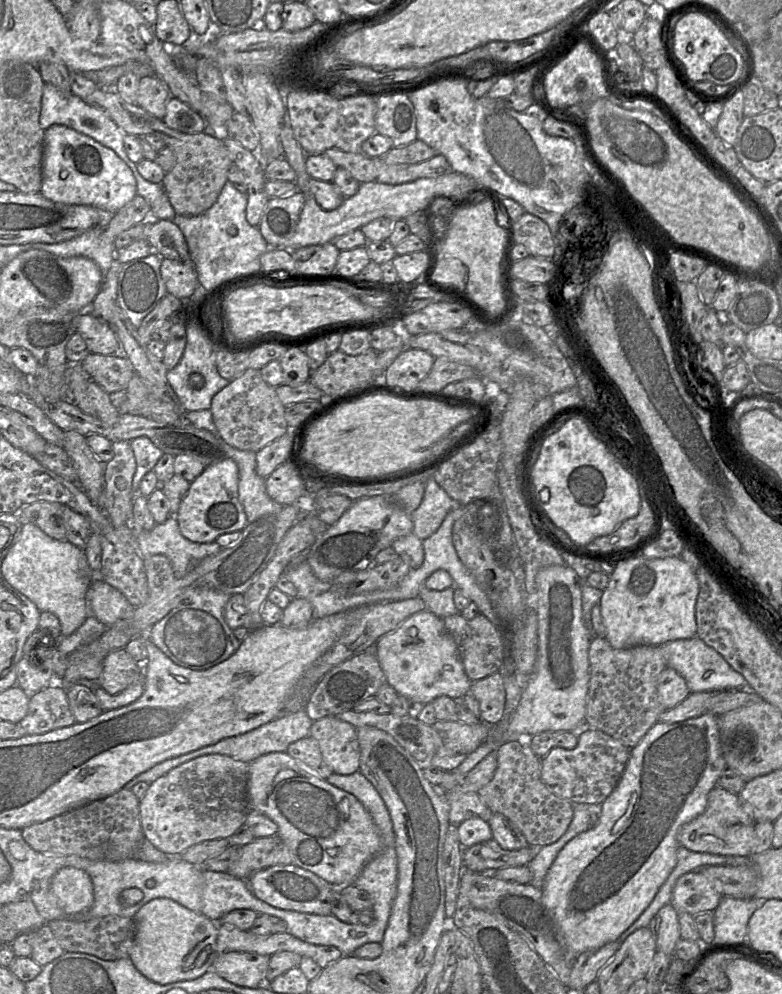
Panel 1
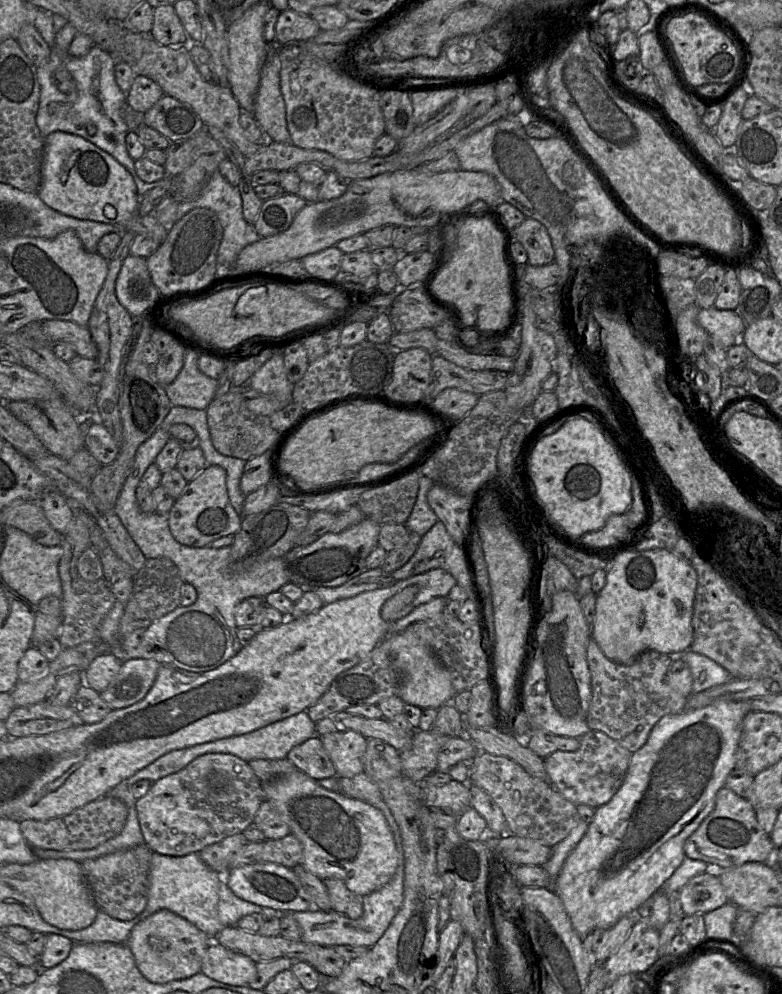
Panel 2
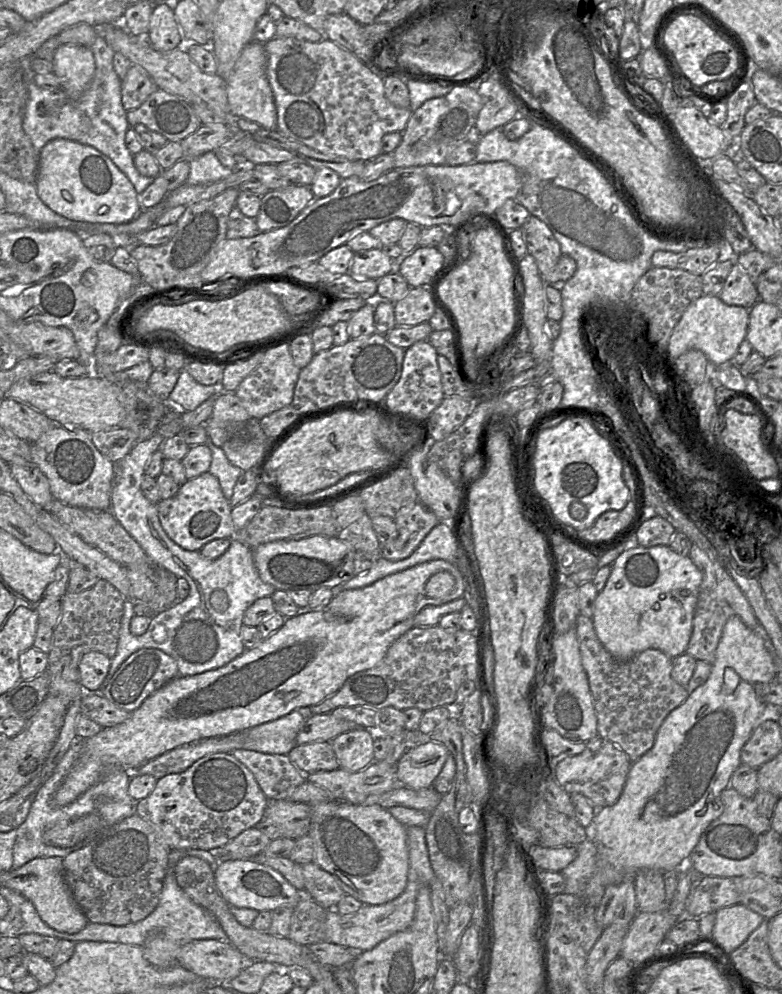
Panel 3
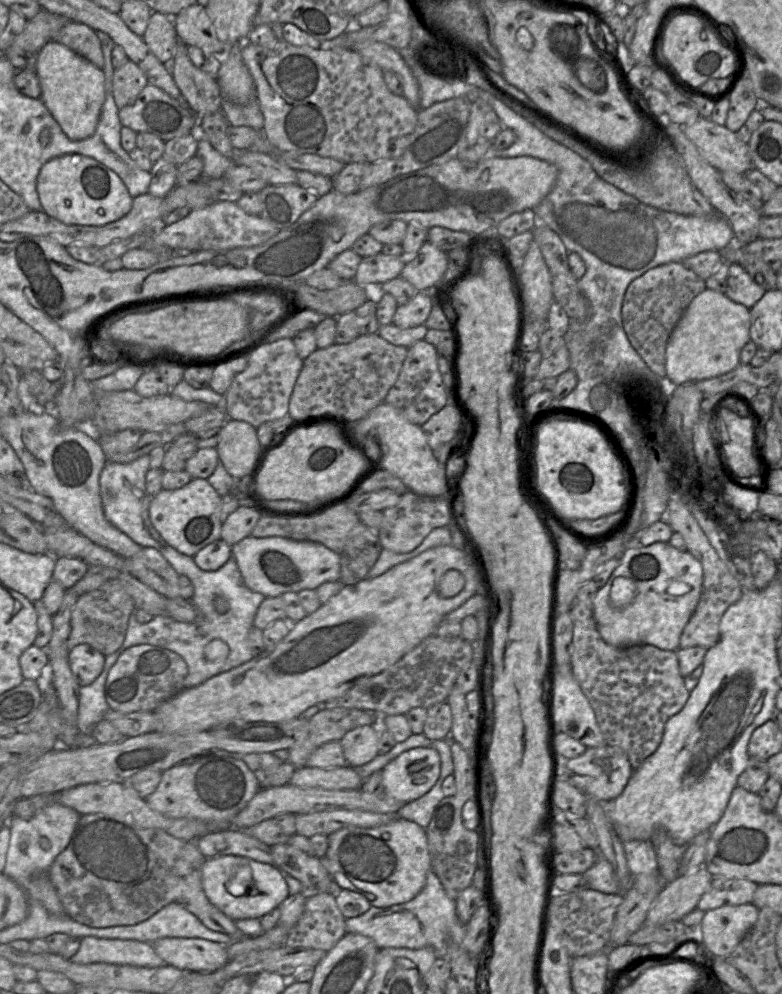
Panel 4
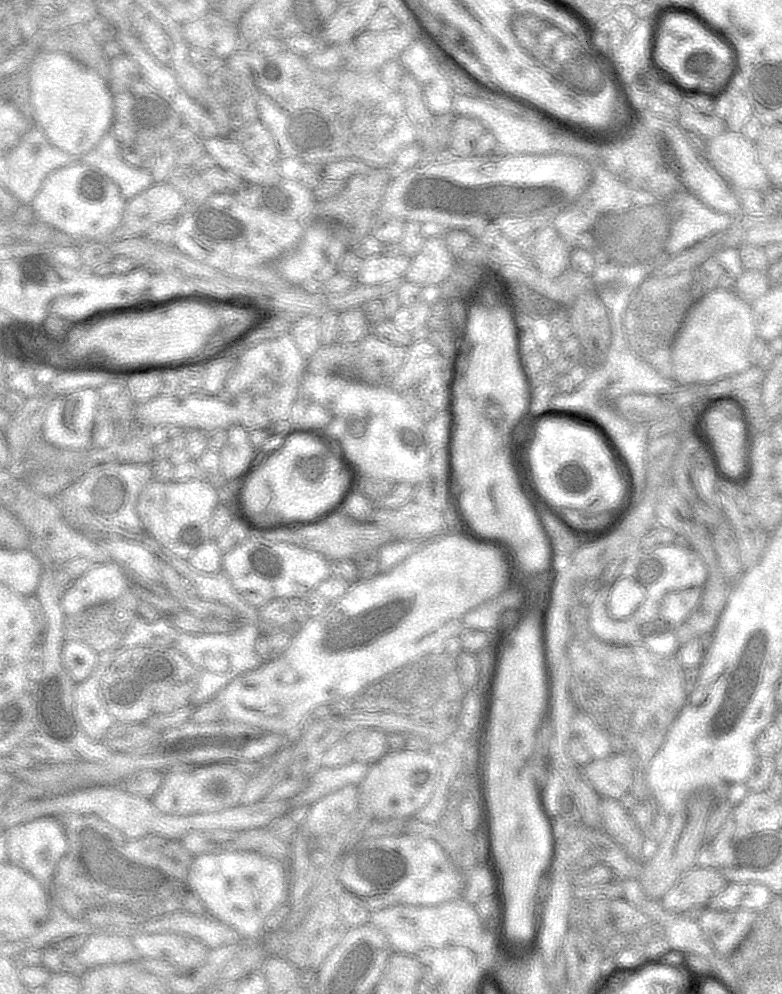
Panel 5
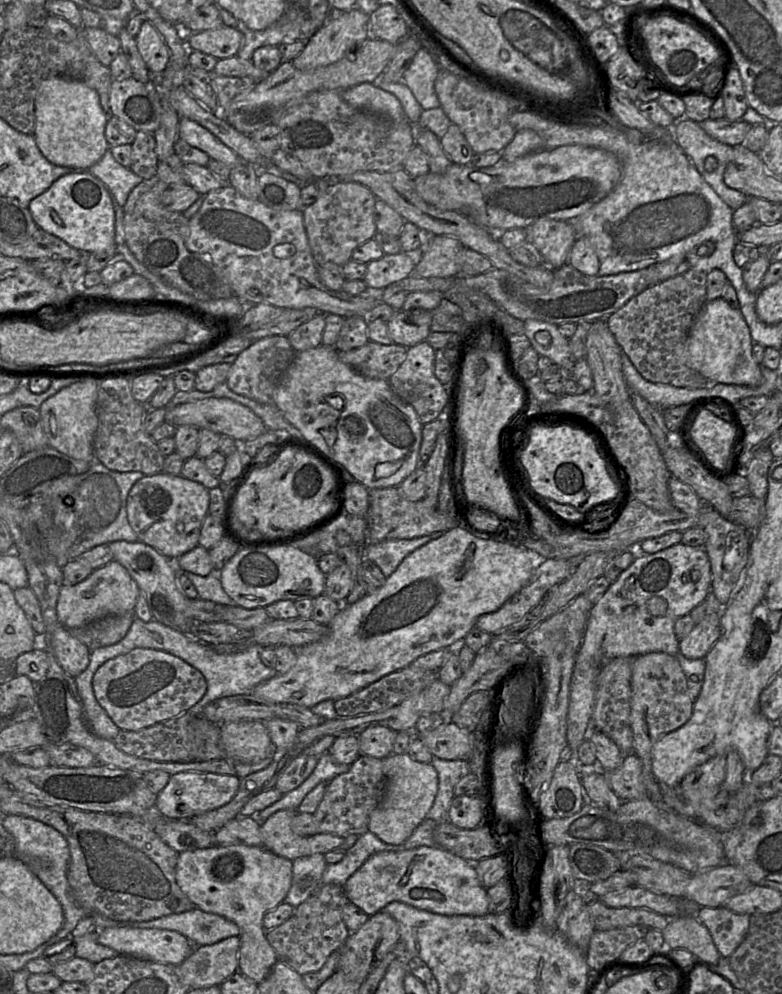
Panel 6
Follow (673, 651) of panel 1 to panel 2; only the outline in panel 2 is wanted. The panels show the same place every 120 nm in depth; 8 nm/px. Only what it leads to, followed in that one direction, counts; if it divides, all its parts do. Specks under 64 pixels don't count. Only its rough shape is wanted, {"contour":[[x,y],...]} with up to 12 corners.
{"contour":[[690,649],[692,693],[734,679],[725,668]]}

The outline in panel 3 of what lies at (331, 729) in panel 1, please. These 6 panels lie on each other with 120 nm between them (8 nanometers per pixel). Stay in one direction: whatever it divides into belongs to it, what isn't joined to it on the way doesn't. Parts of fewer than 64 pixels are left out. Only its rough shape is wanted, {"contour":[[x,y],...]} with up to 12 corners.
{"contour":[[354,728],[330,741],[340,768],[374,760],[376,733]]}

